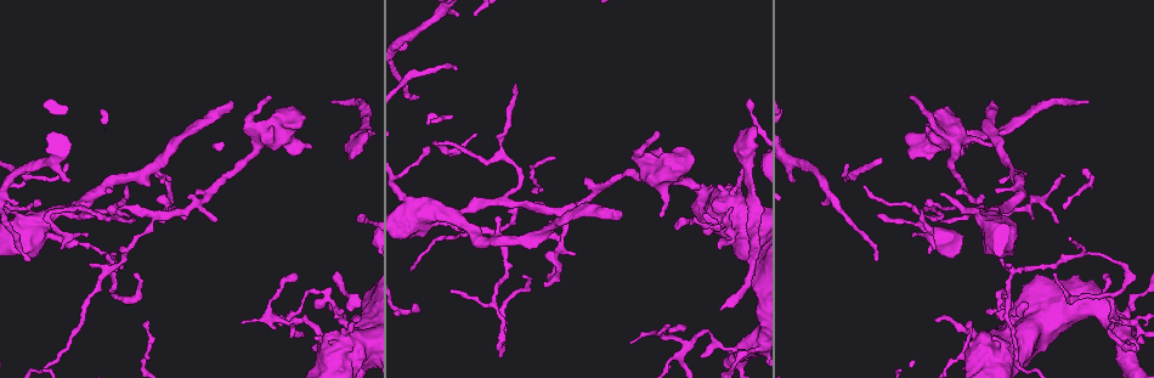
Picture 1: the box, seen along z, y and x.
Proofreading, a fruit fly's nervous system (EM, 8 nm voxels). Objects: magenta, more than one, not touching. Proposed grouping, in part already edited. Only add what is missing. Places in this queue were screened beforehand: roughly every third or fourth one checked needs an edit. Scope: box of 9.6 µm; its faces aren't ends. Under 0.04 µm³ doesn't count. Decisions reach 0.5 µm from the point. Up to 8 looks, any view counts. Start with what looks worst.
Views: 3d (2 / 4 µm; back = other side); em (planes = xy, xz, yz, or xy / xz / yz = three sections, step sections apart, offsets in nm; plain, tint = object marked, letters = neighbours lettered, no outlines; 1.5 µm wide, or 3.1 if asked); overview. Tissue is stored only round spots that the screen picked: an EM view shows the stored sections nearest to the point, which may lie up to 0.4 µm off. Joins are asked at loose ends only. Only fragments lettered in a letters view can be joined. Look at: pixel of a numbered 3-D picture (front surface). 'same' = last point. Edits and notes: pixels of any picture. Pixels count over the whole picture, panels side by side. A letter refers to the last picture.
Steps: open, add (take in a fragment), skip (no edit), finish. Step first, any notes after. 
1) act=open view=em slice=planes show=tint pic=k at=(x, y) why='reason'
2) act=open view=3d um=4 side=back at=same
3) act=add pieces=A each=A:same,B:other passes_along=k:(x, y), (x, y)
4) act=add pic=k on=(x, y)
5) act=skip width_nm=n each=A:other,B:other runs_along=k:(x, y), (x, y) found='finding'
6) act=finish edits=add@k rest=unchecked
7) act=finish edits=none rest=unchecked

act=open view=3d um=2 side=back pic=1 at=(332, 102) why='long arm stops here'

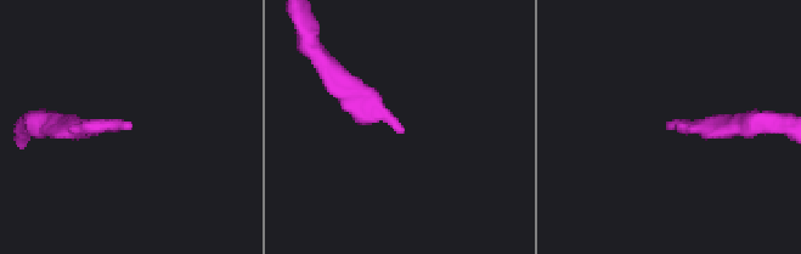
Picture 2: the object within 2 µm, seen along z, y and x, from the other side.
act=open view=em slice=planes show=letters pic=2 at=(402, 130)

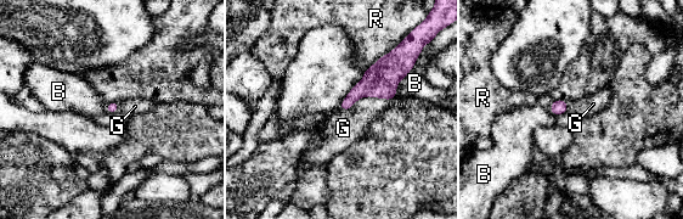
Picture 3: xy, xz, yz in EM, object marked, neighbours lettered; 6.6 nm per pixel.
act=add pieces=G each=B:other,G:same,R:other passes_along=3:(380, 80), (363, 96), (343, 128) found='it goes on there'

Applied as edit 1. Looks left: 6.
act=open view=3d um=4 pic=1 at=(1003, 319) why='an open end'

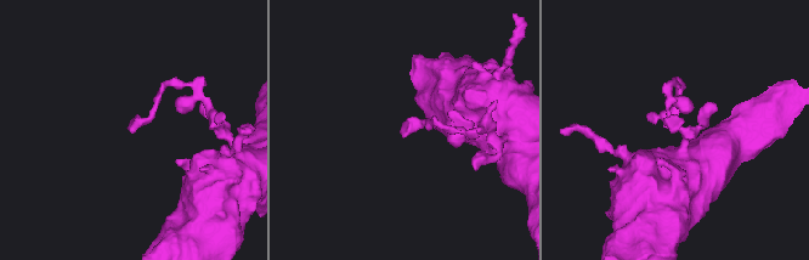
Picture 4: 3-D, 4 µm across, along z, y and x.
act=open view=em slice=planes show=letters pic=4 at=(402, 131)

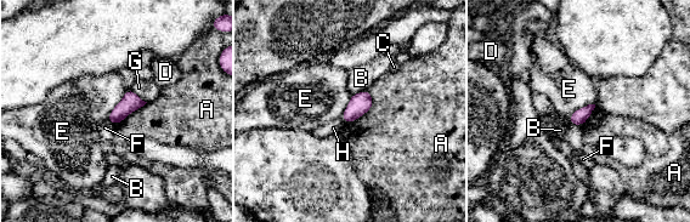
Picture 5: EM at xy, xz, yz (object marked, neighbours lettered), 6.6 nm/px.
act=skip each=A:other,B:other,C:other,D:other,E:other,F:other,G:other,H:other border=5:(369, 90), (372, 106), (346, 124) found='no lettered fragment goes on from it'

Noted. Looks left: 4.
act=open view=3d um=4 side=back pic=1 at=(863, 186) why='tapers out'

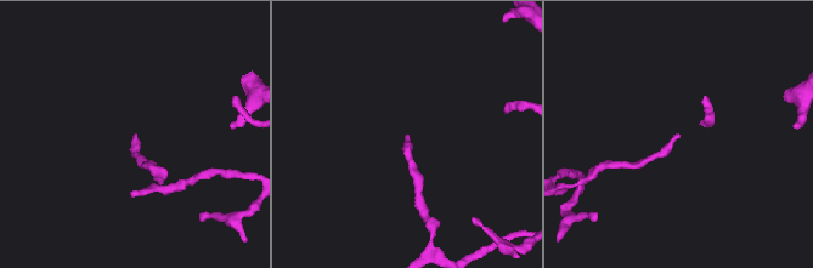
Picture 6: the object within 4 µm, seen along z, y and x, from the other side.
act=open view=em slice=planes show=letters pic=6 at=(407, 138) why='shape alone is not enough'

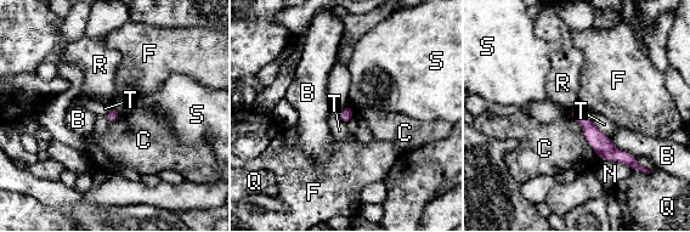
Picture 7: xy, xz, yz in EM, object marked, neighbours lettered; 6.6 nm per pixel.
act=skip width_nm=80 longest_contact=C:340nm each=B:other,C:other,F:other,N:other,Q:other,R:other,S:other,T:other found='no lettered fragment goes on from it'

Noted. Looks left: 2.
act=finish edits=add@3 rest=unchecked

